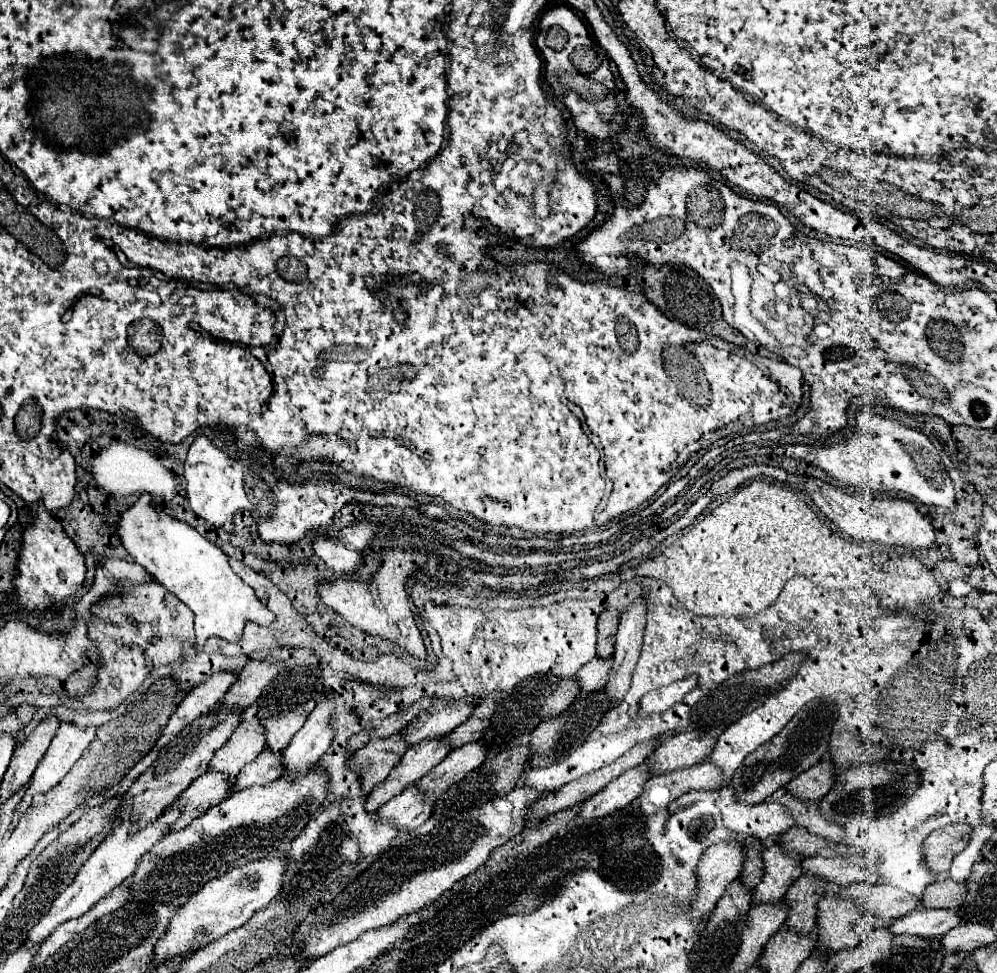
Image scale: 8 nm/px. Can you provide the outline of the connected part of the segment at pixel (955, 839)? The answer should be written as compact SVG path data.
M946 825L930 833L922 843L924 861L930 873L936 873L936 877L946 875L952 857L968 845L968 839L970 839L968 825Z

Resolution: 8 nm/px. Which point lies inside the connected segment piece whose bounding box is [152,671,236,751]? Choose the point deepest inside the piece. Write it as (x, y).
(201, 699)

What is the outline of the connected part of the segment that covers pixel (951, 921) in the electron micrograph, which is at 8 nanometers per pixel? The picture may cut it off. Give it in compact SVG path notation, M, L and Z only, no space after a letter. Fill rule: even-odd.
M916 909L888 925L892 935L938 937L960 925L960 915L952 909Z

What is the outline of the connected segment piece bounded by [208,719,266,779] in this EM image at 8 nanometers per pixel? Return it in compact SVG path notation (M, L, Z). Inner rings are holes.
M258 719L242 721L236 727L236 733L226 741L226 745L214 753L208 769L224 773L224 779L236 777L242 771L242 767L254 761L264 749L266 743L262 731L264 727Z

